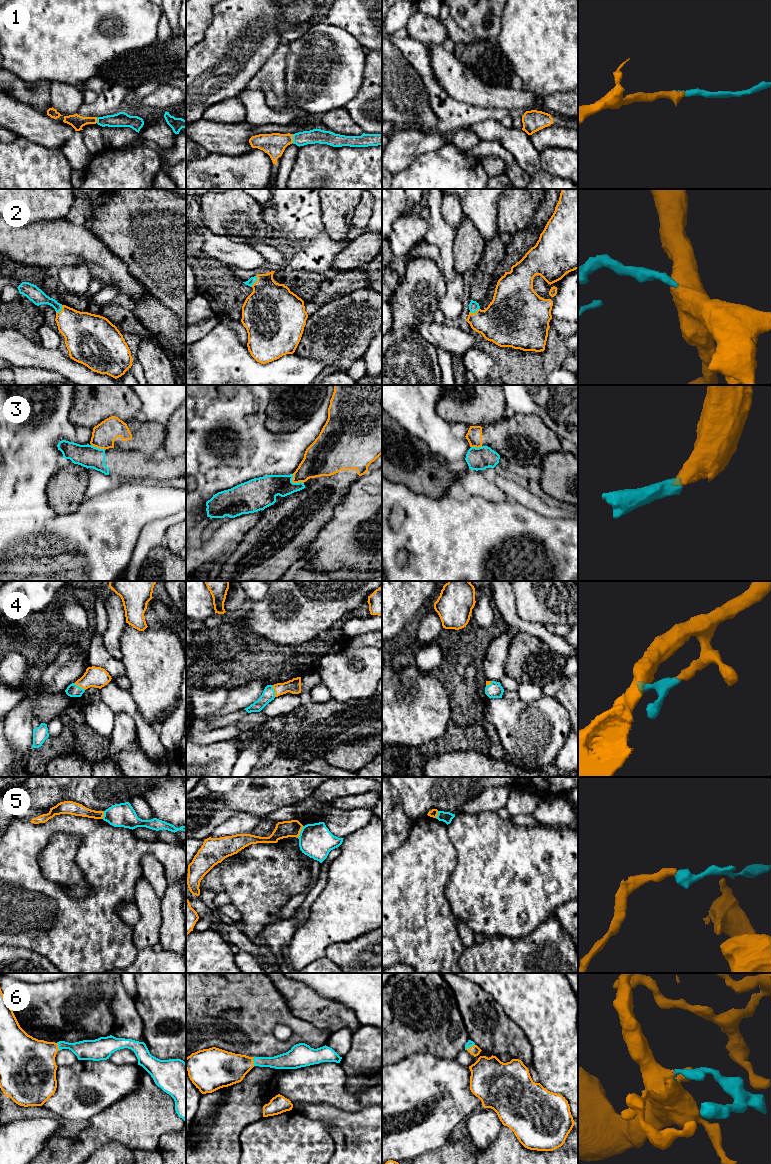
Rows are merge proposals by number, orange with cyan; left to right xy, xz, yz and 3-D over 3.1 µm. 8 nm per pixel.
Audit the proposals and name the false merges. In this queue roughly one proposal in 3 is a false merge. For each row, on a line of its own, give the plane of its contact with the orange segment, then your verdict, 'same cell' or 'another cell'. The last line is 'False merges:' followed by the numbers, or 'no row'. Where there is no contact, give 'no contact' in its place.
1: xz | same cell
2: xy | same cell
3: xz | another cell
4: xz | same cell
5: xz | same cell
6: xz | same cell
False merges: 3

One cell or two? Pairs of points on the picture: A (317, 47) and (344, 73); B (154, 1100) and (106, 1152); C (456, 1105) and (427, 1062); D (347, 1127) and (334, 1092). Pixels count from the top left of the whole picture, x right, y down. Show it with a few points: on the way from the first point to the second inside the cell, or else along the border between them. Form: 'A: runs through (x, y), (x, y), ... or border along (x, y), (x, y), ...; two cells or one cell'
A: runs through (325, 55), (326, 60), (336, 70); one cell
B: border along (137, 1148), (108, 1141), (93, 1151); two cells
C: runs through (445, 1094), (427, 1076), (427, 1073); one cell
D: border along (318, 1104), (347, 1111), (364, 1107); two cells

